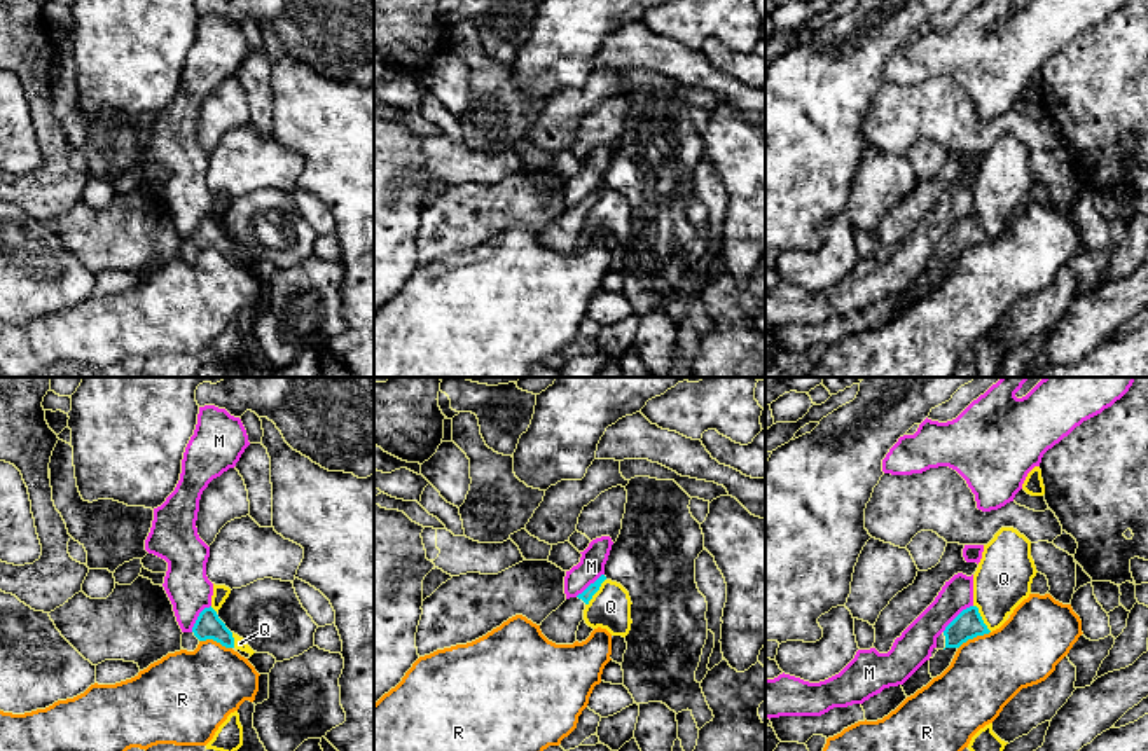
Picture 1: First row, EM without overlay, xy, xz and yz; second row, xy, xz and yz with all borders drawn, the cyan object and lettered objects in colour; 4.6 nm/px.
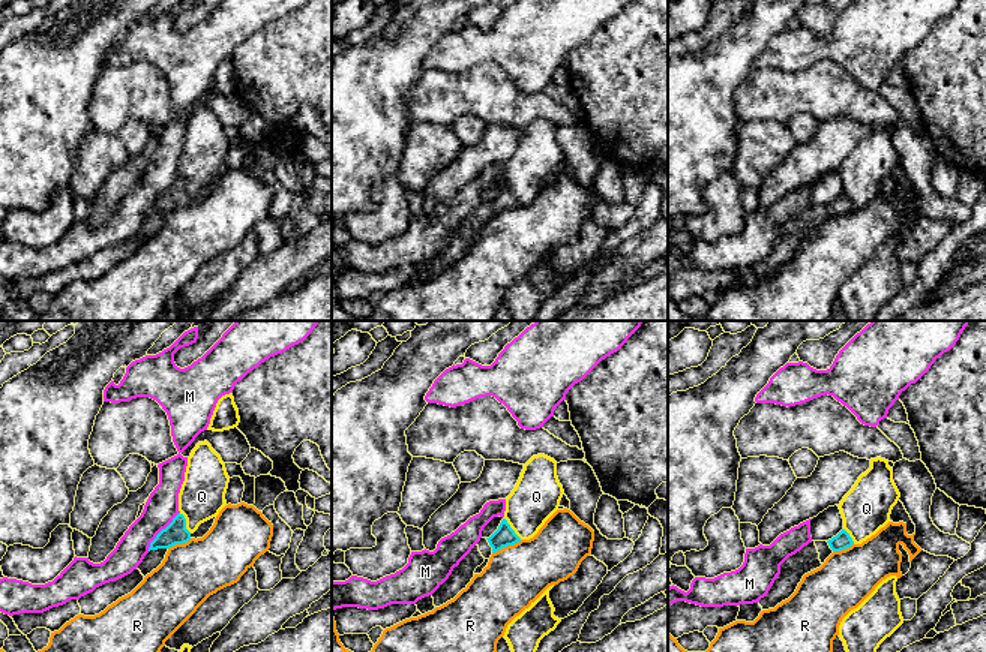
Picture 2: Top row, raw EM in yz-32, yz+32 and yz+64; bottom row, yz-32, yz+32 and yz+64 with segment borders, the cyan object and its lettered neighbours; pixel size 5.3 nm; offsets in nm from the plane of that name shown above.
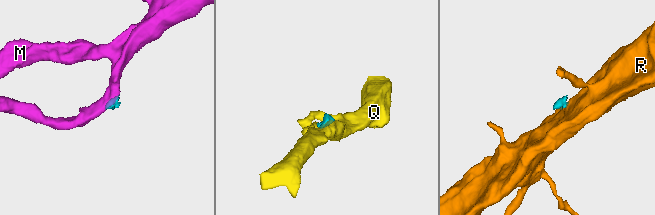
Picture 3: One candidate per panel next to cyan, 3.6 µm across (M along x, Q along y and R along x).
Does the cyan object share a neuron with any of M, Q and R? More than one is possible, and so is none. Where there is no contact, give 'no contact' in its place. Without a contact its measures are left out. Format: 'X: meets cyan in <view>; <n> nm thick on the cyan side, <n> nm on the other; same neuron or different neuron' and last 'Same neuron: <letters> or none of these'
M: meets cyan in yz; 140 nm thick on the cyan side, 170 nm on the other; different neuron
Q: meets cyan in yz; 140 nm thick on the cyan side, 260 nm on the other; different neuron
R: meets cyan in xy; 120 nm thick on the cyan side, 360 nm on the other; different neuron
Same neuron: none of these

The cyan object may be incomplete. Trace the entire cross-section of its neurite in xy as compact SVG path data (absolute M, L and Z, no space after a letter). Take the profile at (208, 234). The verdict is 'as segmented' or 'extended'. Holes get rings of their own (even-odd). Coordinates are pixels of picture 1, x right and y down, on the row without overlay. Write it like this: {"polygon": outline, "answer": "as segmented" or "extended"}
{"polygon": "M211 215L199 222L192 241L199 250L213 248L225 257L234 257L232 241L225 236Z", "answer": "as segmented"}

